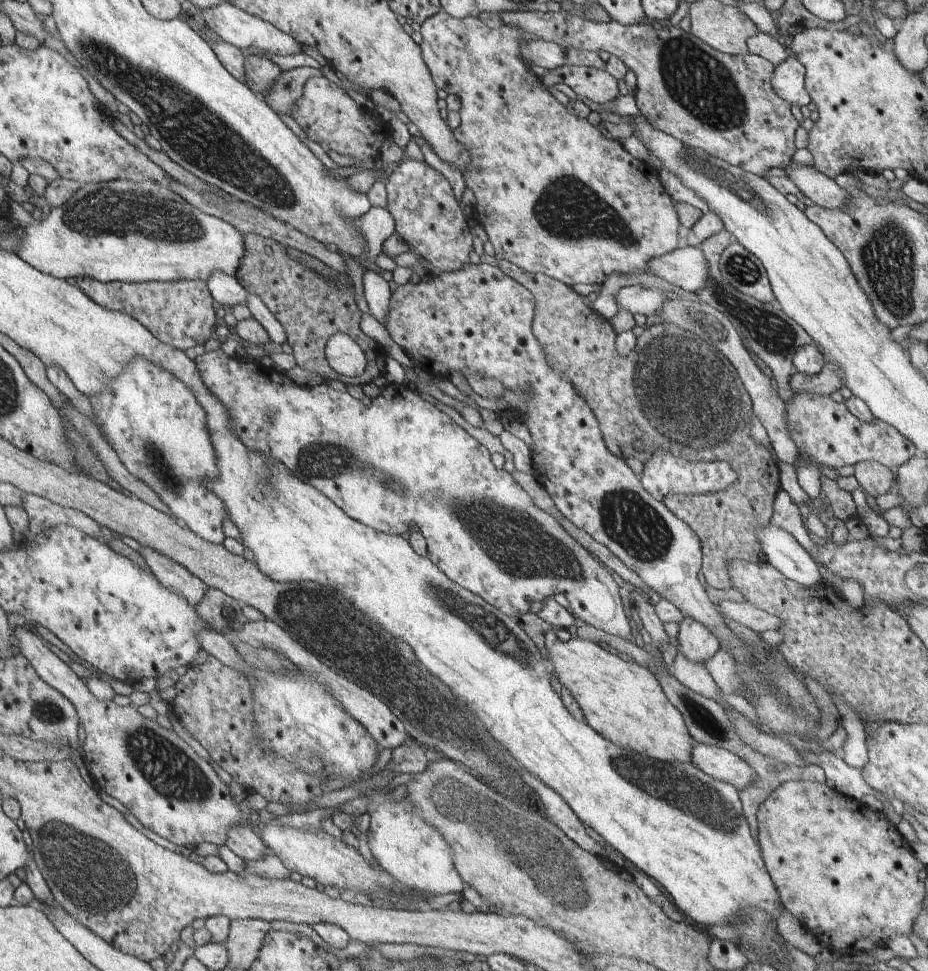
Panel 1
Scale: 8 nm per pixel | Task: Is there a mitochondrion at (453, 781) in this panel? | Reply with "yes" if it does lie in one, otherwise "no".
yes

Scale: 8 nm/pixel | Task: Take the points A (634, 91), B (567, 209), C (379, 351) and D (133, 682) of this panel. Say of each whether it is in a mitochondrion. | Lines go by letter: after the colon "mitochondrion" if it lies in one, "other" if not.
A: other
B: mitochondrion
C: other
D: other

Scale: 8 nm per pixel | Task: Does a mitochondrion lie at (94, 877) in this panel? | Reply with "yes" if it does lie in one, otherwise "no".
yes

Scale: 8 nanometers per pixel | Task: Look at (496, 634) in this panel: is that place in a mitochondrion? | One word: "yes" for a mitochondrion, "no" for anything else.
yes

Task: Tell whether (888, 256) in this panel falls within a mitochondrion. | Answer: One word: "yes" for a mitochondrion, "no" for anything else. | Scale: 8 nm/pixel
yes

